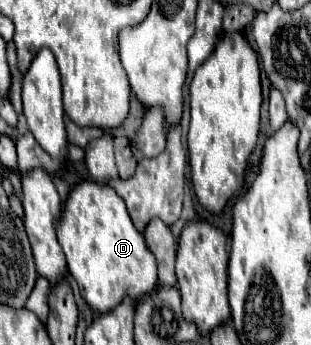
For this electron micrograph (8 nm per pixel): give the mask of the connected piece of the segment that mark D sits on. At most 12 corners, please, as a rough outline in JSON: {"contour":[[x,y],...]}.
{"contour":[[76,184],[58,242],[98,312],[158,286],[118,192]]}

